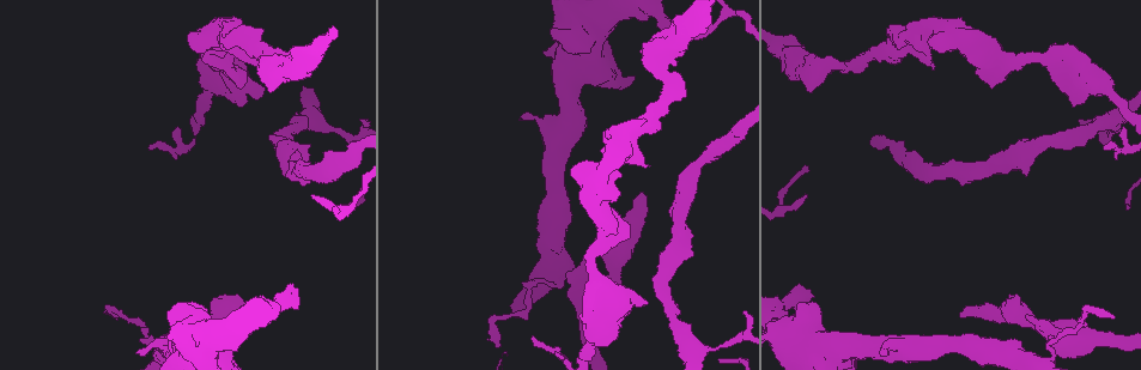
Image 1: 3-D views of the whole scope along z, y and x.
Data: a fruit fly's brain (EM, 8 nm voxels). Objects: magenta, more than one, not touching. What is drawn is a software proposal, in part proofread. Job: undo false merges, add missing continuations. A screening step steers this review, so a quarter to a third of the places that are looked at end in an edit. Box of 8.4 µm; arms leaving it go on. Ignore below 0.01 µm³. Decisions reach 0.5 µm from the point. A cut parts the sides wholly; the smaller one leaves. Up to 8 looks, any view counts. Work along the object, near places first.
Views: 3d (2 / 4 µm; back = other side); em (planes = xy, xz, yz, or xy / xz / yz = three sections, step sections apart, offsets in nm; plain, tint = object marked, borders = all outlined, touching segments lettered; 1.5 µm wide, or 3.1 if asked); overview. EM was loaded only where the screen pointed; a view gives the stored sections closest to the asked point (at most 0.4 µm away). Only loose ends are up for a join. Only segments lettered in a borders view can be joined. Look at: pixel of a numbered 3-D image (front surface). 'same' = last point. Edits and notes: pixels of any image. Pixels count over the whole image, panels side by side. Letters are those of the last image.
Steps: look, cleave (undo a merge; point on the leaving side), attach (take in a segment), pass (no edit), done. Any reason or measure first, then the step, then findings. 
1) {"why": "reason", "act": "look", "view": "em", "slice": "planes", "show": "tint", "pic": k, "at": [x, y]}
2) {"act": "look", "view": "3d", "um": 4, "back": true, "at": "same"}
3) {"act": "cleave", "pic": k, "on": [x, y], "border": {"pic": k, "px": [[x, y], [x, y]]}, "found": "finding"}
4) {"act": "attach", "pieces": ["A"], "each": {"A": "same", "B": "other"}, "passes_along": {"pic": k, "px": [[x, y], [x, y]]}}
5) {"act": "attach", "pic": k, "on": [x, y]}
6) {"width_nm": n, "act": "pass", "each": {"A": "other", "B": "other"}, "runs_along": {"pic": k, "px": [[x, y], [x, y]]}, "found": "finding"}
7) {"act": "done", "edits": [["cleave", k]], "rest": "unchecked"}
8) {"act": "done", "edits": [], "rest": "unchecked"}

{"why": "branch stops here", "act": "look", "view": "3d", "um": 4, "pic": 1, "at": [962, 317]}

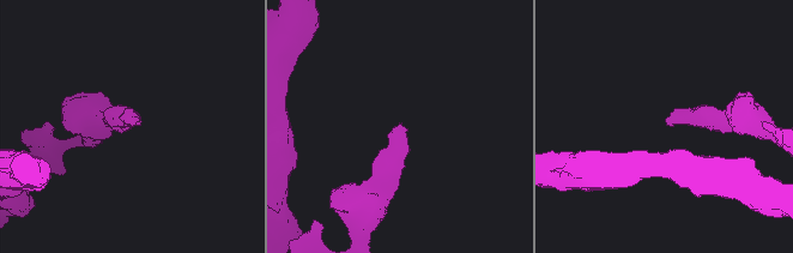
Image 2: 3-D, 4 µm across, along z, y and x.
{"act": "look", "view": "em", "slice": "planes", "show": "tint", "pic": 2, "at": [668, 123]}

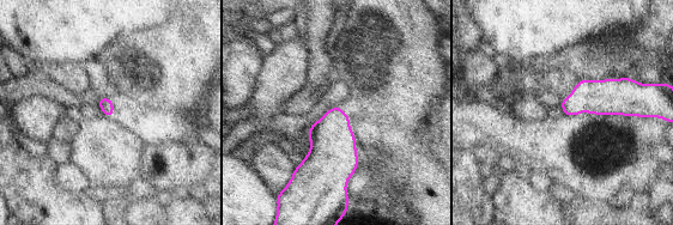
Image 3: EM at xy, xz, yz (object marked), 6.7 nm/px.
{"why": "what lies round it", "act": "look", "view": "em", "slice": "planes", "show": "borders", "at": "same"}

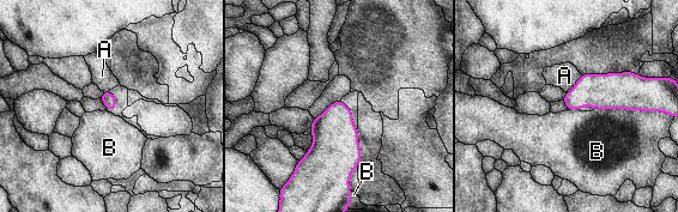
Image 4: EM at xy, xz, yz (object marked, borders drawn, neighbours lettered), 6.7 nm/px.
{"act": "pass", "each": {"A": "other", "B": "other"}, "border": {"pic": 4, "px": [[594, 108], [652, 111]]}, "found": "none of them fits"}

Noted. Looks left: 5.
{"why": "an open end", "act": "look", "view": "3d", "um": 2, "pic": 1, "at": [150, 147]}

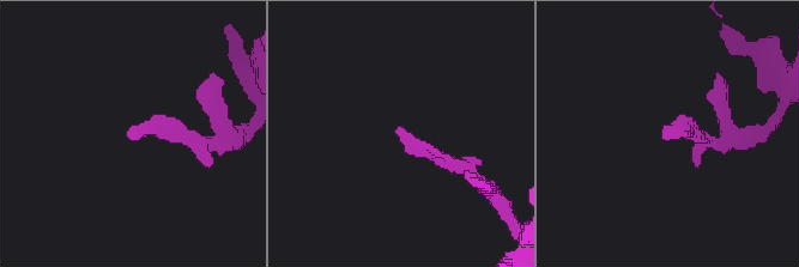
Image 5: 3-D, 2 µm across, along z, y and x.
{"act": "look", "view": "em", "slice": "xy", "step": 8, "show": "tint", "pic": 5, "at": [665, 140]}

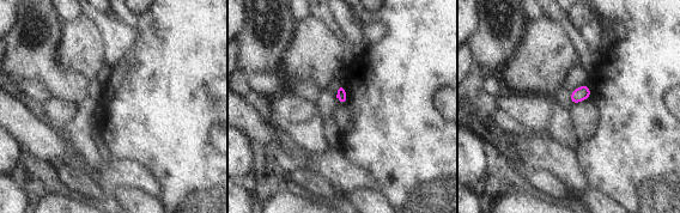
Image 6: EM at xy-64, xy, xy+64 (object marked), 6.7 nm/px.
{"why": "cut it another way", "act": "look", "view": "em", "slice": "planes", "show": "borders", "at": "same"}

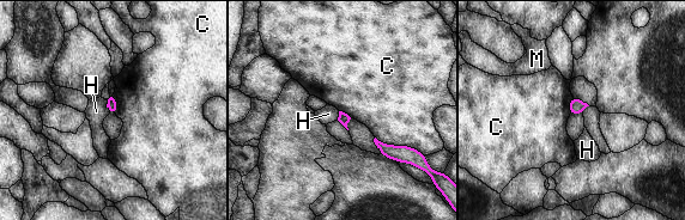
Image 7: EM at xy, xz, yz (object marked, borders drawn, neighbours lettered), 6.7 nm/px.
{"width_nm": 70, "act": "pass", "each": {"C": "other", "H": "other", "M": "other"}, "border": {"pic": 7, "px": [[375, 136], [418, 151]]}, "found": "none of them fits"}

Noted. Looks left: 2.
{"why": "abrupt turn", "act": "look", "view": "em", "slice": "planes", "show": "borders", "pic": 1, "at": [1089, 310]}

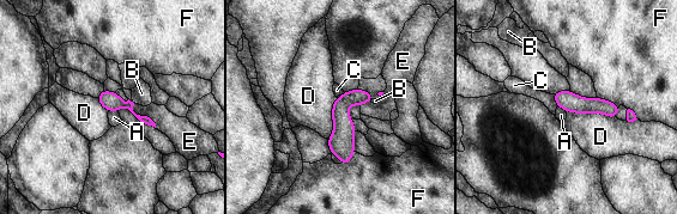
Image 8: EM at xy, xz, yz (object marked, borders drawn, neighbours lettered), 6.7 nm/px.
{"act": "pass", "each": {"A": "other", "B": "other", "C": "other", "D": "other", "E": "other", "F": "other"}, "border": {"pic": 8, "px": [[118, 110], [108, 112]]}, "found": "continuous, no second cell"}

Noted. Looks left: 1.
{"act": "done", "edits": [], "rest": "unchecked"}

